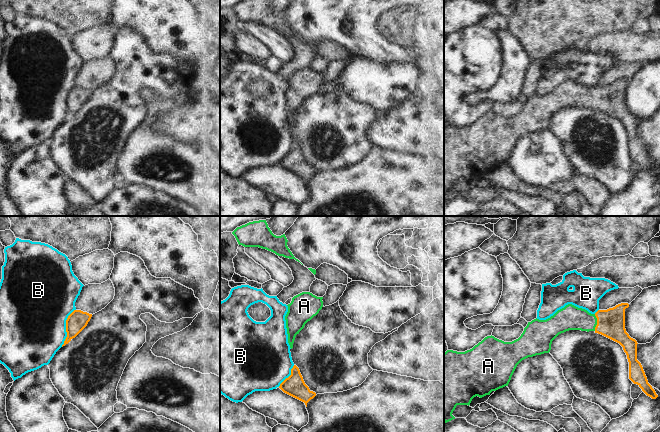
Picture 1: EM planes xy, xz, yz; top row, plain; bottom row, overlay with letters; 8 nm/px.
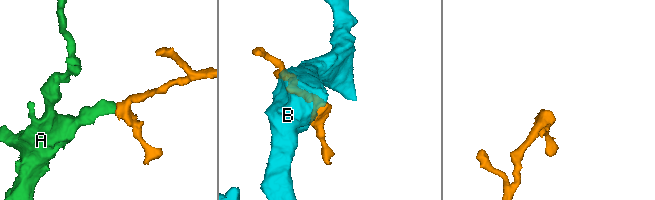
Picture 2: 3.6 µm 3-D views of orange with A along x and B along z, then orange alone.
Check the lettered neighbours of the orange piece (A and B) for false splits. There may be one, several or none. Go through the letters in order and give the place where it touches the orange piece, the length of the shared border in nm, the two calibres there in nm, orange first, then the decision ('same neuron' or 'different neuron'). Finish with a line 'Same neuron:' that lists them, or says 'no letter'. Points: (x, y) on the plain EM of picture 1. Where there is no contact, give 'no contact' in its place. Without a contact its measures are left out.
A: contact yz (597, 98); length 140 nm; calibres 220 and 200 nm; same neuron
B: contact xy (66, 104); length 320 nm; calibres 160 and 500 nm; different neuron
Same neuron: A

